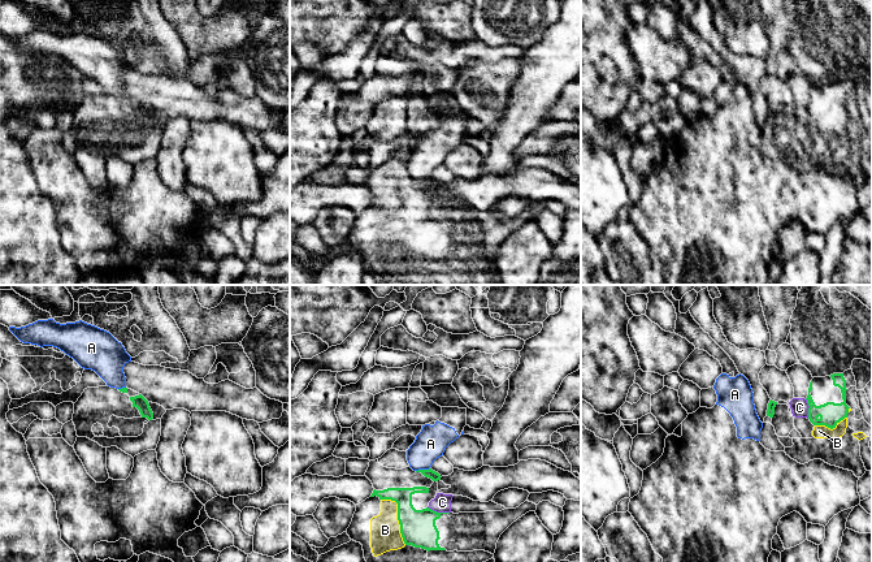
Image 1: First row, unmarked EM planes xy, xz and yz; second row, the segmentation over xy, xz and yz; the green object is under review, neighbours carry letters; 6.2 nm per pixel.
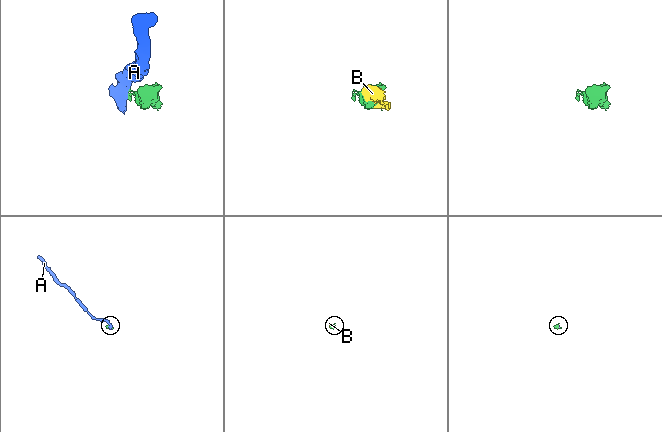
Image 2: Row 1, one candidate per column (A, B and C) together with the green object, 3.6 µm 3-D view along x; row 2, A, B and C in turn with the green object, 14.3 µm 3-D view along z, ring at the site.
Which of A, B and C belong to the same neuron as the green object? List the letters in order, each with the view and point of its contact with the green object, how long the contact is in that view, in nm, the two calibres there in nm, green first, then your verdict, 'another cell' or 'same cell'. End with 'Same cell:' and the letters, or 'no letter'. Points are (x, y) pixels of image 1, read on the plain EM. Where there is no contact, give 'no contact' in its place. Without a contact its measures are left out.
A: xz (423, 178) | 90 nm | 60/190 nm | another cell
B: xz (398, 225) | 320 nm | 220/190 nm | same cell
C: xz (438, 221) | 140 nm | 220/110 nm | same cell
Same cell: B, C

